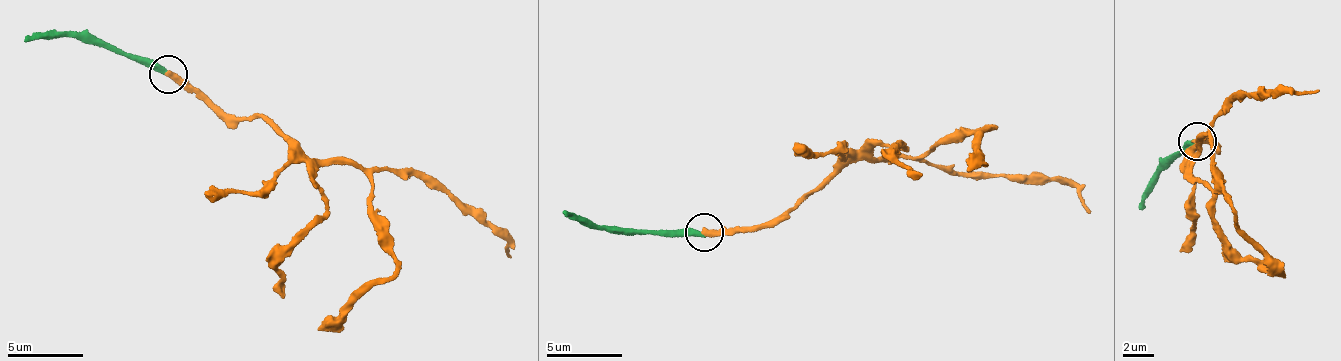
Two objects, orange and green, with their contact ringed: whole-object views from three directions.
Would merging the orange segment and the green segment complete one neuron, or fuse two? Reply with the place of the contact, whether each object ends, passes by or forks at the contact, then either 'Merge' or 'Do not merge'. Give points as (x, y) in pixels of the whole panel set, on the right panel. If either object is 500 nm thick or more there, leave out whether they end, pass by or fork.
Place: (1197, 141). At the ring orange ends. At the ring green ends. Merge

